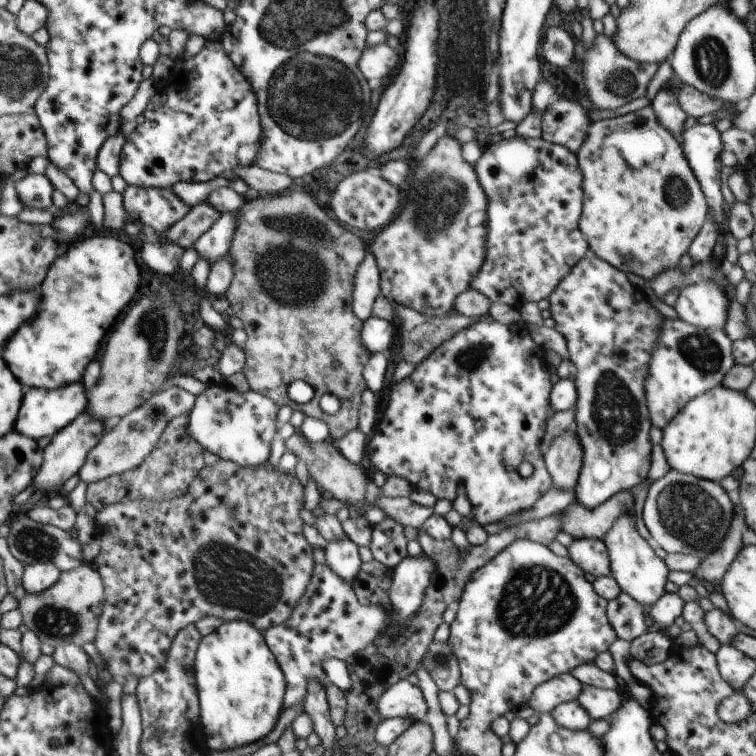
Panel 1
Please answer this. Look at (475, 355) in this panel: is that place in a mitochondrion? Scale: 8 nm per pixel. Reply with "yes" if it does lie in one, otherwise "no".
yes

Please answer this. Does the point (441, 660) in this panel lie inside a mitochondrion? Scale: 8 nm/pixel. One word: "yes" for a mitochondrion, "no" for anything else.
yes

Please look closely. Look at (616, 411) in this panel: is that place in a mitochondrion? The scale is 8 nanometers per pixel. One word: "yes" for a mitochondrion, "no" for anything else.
yes

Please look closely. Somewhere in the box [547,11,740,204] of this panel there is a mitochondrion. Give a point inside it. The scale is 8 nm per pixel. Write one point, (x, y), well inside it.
(709, 58)

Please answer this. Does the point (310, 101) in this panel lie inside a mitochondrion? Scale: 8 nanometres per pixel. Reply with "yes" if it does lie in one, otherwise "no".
yes

